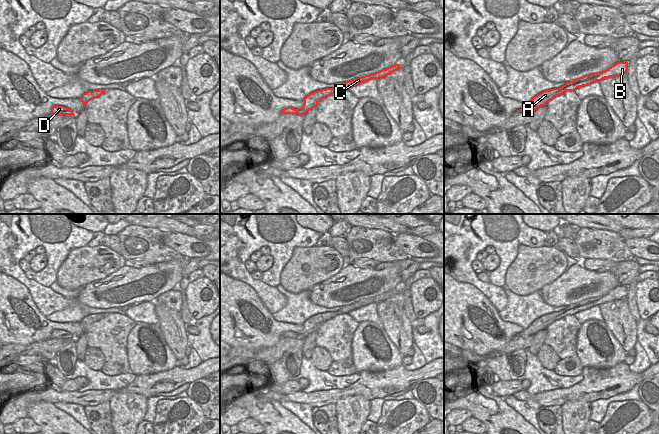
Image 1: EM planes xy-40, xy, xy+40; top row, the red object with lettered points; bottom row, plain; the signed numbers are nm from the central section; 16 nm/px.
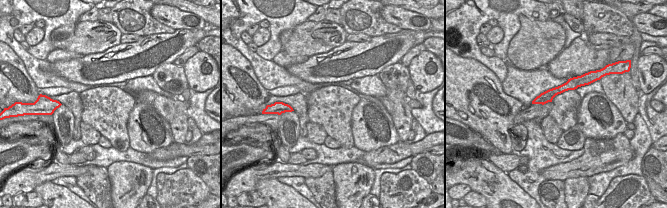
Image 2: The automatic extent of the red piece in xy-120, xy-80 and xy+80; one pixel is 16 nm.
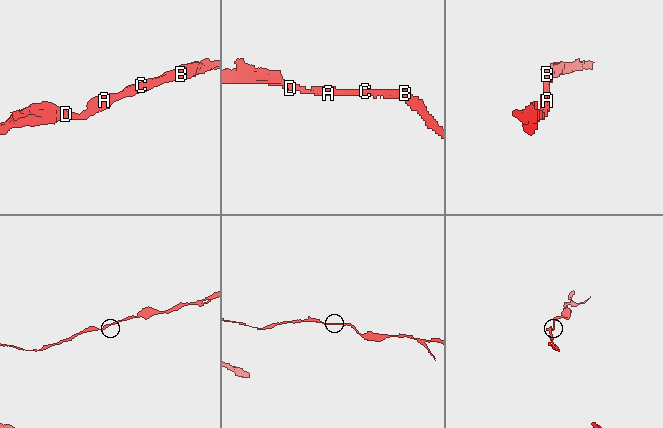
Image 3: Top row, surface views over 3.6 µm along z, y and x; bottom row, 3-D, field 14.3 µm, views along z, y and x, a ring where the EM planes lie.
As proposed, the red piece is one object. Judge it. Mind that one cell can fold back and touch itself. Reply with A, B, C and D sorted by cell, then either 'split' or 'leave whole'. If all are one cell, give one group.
A B C D | leave whole

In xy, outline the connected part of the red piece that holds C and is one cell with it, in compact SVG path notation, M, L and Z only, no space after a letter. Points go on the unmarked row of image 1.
M395 288L386 293L382 293L378 296L375 296L375 297L372 297L369 299L365 299L365 300L361 300L359 302L355 302L350 305L343 306L340 308L339 311L326 312L326 313L320 313L320 314L314 315L314 316L308 318L304 322L304 324L303 324L304 328L301 332L295 333L292 331L287 331L287 332L282 333L281 338L304 339L307 335L311 334L312 332L316 332L318 327L320 325L322 325L324 322L334 318L337 315L349 314L351 311L361 308L363 306L369 305L371 303L383 302L383 301L395 296L399 292L401 292L400 288Z

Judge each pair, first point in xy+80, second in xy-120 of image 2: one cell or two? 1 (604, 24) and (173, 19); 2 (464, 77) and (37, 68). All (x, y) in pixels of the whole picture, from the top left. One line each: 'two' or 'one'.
1: two
2: two

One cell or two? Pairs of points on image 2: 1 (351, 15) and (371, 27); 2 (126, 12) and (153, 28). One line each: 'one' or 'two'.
1: one
2: one

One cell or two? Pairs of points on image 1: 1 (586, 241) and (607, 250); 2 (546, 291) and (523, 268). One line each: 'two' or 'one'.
1: one
2: two

